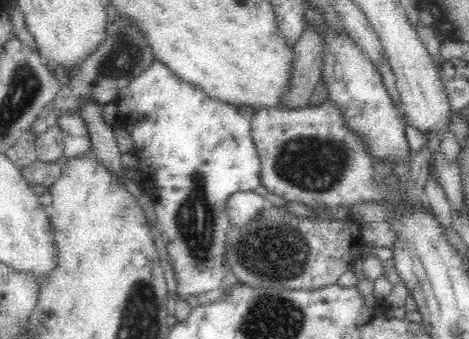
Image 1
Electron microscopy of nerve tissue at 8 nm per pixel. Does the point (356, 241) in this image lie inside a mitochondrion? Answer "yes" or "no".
no

